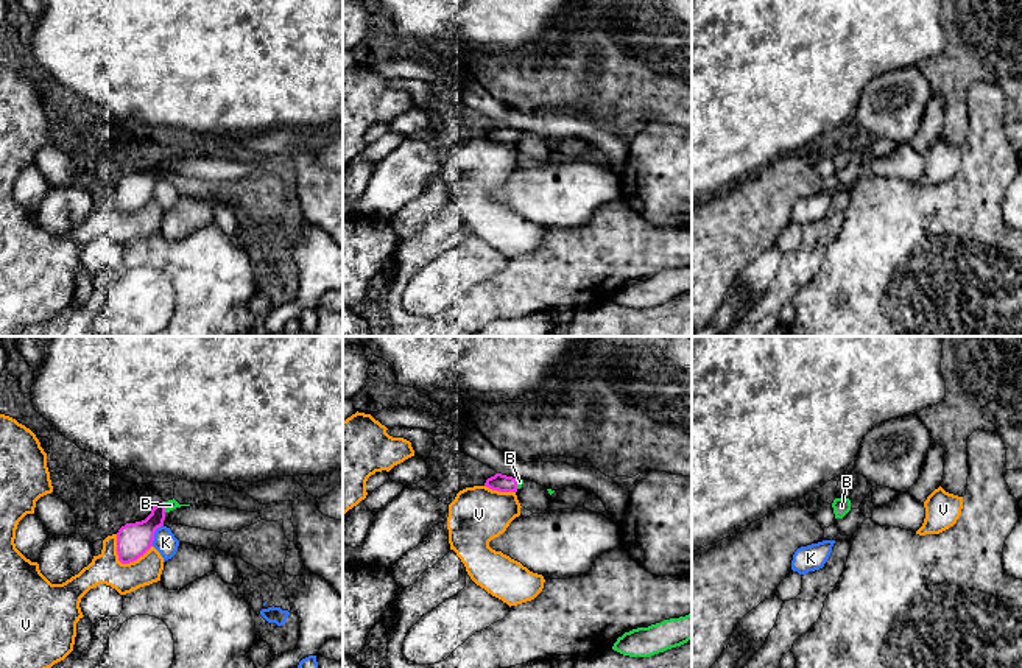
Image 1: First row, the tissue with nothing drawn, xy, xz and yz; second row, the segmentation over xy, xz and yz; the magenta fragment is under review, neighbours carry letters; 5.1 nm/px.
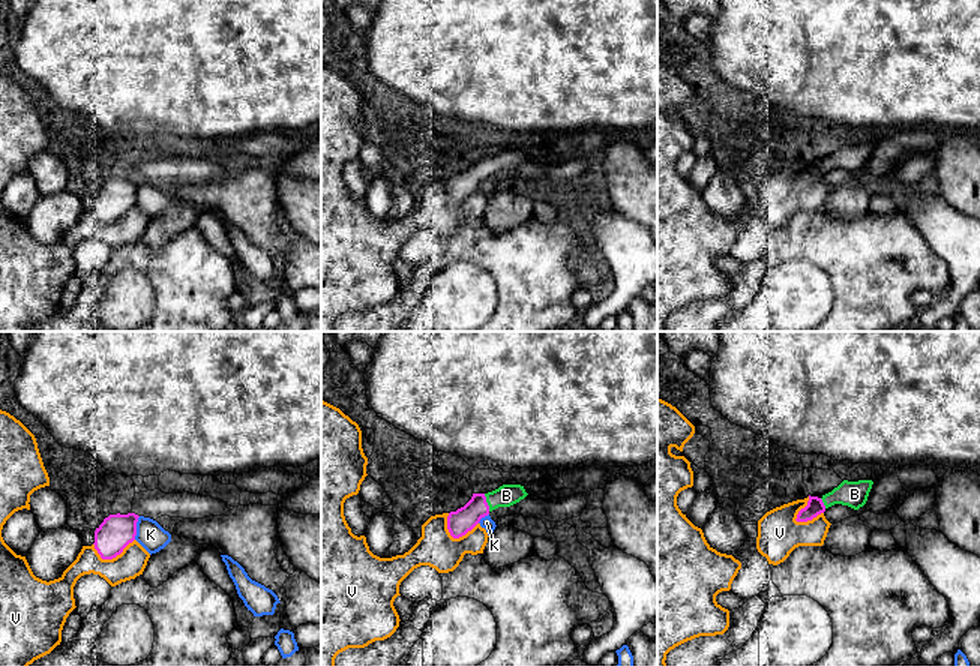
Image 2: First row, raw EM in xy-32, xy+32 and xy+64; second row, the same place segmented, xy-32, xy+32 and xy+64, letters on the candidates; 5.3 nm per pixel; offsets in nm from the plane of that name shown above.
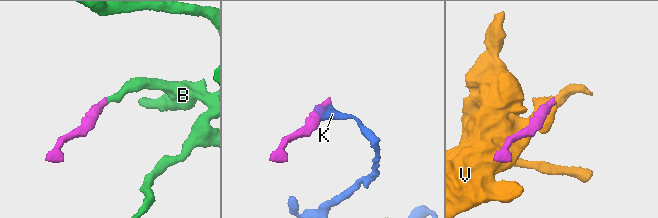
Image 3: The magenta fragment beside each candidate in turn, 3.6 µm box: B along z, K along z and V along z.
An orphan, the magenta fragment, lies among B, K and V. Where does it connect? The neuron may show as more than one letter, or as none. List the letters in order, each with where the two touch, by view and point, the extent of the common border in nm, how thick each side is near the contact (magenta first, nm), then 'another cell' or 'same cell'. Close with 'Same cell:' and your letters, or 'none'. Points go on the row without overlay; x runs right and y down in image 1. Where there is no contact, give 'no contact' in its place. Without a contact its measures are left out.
B: xy (164, 158) | 60 nm | 180/60 nm | same cell
K: xy (153, 186) | 130 nm | 180/120 nm | another cell
V: xy (123, 214) | 200 nm | 180/160 nm | another cell
Same cell: B

